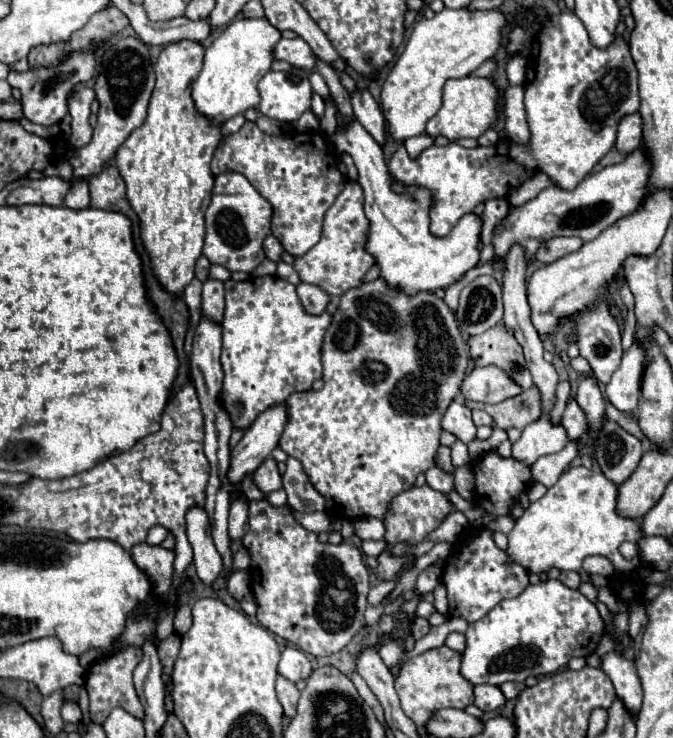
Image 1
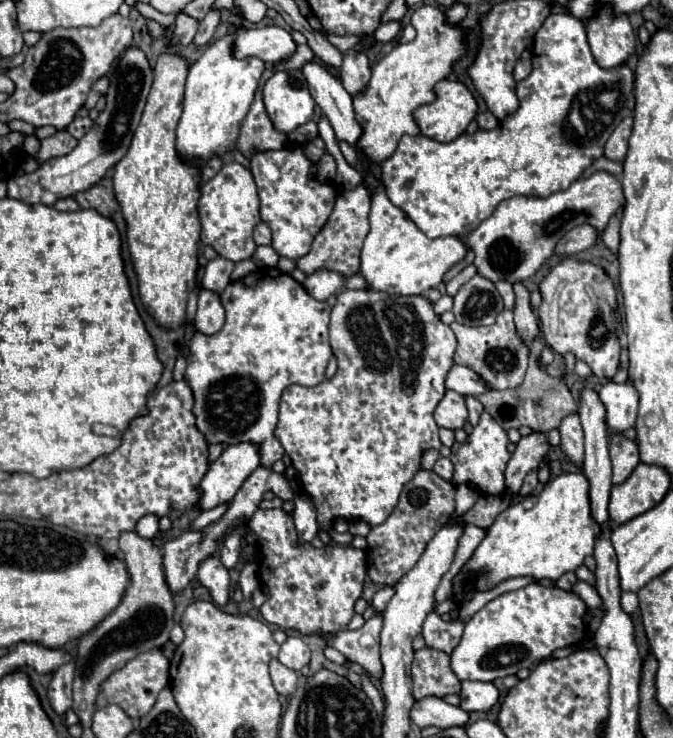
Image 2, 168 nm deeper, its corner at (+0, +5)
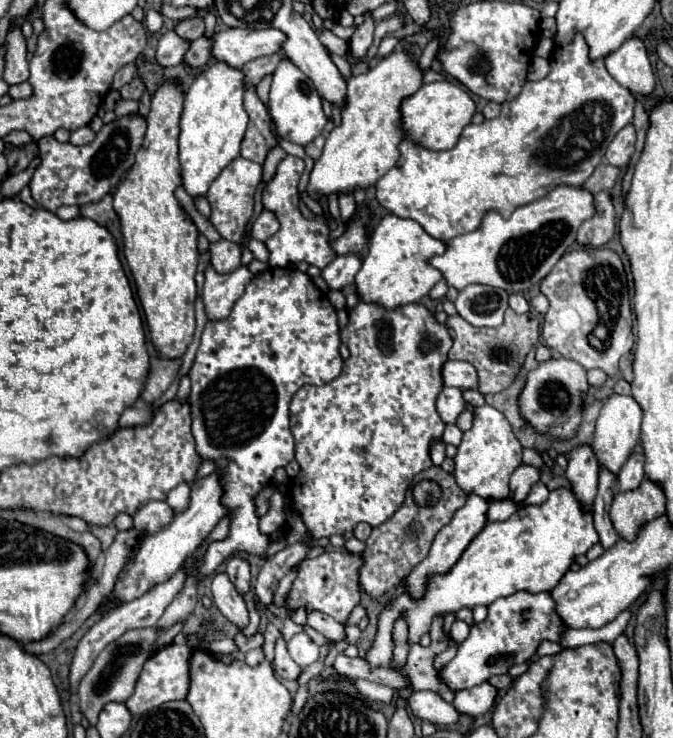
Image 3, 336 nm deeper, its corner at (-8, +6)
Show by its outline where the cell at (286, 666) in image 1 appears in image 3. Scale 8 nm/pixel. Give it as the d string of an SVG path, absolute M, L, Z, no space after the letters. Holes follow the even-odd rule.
M305 632L295 634L295 636L287 642L287 650L289 650L291 658L293 658L301 668L305 668L305 666L309 666L309 664L313 664L313 662L319 660L319 646L317 646Z

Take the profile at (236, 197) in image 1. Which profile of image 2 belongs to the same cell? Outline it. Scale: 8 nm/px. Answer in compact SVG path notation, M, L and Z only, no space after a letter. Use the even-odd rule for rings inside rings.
M227 161L221 171L203 185L201 197L197 201L199 221L201 221L201 243L211 245L221 257L231 261L251 259L255 251L253 229L261 221L259 217L259 197L253 175L237 161Z

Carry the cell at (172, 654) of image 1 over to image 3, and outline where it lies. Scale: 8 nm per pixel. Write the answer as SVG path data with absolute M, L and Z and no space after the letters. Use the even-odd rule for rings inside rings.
M169 644L169 646L161 648L161 650L157 650L155 656L147 658L147 662L145 662L145 666L141 670L141 676L137 680L135 692L125 700L125 706L129 708L129 712L133 716L143 716L149 710L161 706L163 702L183 700L187 690L189 690L189 656L191 656L189 646Z

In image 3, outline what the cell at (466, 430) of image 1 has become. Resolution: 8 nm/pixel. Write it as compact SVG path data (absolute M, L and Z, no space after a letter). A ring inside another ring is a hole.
M443 388L437 398L437 412L445 424L455 424L459 414L467 408L459 388Z

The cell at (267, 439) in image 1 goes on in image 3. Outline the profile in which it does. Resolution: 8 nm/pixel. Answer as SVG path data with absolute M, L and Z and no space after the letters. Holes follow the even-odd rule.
M213 472L205 478L195 480L195 484L191 486L189 508L181 514L175 514L173 522L165 530L141 538L141 548L135 554L135 562L133 558L127 562L125 570L121 572L115 584L113 594L117 598L117 604L143 596L153 584L159 584L169 576L173 576L177 570L181 570L183 562L191 556L191 552L207 538L207 534L215 528L215 524L227 514L227 508L221 502L221 498L223 498L223 486L221 486L219 472Z

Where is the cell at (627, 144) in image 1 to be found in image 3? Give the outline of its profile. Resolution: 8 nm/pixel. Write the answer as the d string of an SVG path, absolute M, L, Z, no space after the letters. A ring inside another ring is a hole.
M629 124L613 138L613 142L607 148L605 158L609 164L623 168L623 166L627 166L633 152L635 152L635 128L633 128L633 124Z

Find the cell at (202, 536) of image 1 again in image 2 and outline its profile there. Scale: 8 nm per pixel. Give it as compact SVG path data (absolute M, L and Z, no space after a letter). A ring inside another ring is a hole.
M209 557L199 565L199 575L197 575L199 583L203 587L209 589L213 603L217 607L225 607L229 603L229 595L231 595L231 587L229 587L229 571L223 567L223 563L219 561L219 557Z

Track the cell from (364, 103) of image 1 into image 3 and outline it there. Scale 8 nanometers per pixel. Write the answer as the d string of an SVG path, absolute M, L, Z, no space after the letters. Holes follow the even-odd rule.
M365 14L365 22L355 30L355 34L349 40L349 52L353 58L363 58L373 44L373 28L375 22L371 20L369 14Z

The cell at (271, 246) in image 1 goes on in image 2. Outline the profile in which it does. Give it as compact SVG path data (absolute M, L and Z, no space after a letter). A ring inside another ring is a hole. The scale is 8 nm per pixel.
M259 223L255 229L253 229L253 239L257 245L271 245L271 229L267 227L267 223Z

